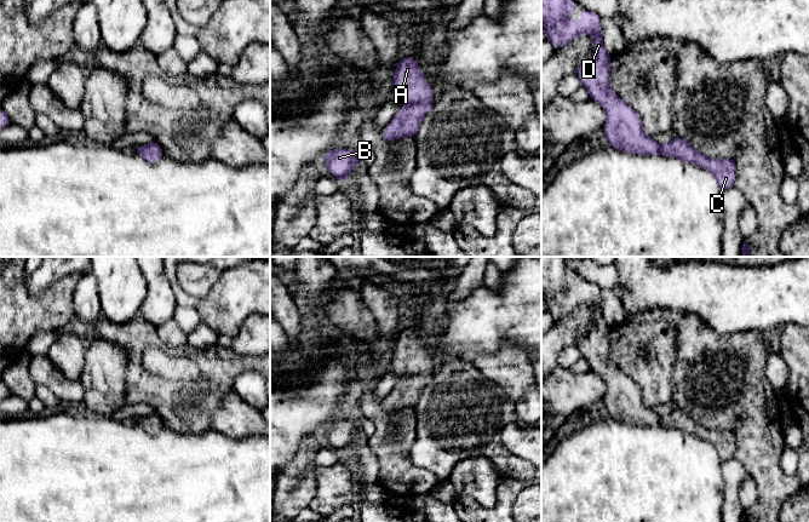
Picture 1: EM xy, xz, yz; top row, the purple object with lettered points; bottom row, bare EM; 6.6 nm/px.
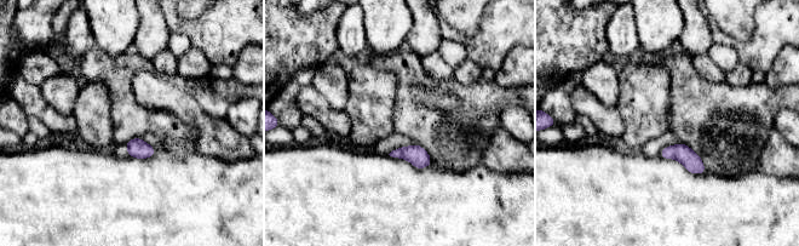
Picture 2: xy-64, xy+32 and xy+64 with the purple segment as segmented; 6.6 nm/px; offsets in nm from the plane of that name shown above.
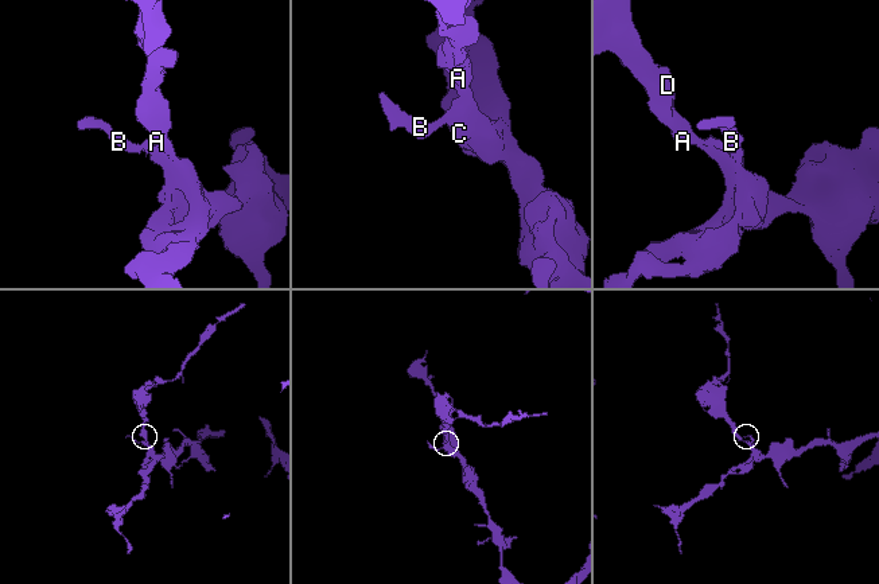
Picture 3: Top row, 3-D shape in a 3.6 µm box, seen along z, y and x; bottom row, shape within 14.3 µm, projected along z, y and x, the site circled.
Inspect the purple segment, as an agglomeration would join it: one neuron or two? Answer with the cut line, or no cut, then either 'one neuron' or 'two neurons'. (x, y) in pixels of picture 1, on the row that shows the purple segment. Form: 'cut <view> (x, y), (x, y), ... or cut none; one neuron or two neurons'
cut none; one neuron

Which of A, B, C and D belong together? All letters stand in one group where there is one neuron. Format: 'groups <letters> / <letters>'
groups A B C D

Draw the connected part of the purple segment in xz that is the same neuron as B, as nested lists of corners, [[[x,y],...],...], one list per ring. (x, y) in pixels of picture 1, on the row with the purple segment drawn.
[[[335,149],[323,156],[329,172],[340,182],[346,182],[355,165],[360,161],[357,150]]]

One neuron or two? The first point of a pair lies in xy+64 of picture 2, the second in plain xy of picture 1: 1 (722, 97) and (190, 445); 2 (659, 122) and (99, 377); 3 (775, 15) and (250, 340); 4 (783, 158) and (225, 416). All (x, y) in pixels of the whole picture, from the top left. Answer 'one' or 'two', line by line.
1: two
2: one
3: two
4: one

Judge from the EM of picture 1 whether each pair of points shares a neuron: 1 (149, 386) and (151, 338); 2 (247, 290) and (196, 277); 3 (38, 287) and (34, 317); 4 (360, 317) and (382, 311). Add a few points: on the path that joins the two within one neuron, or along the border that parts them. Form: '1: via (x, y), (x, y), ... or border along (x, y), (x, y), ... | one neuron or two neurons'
1: via (136, 373), (136, 350), (138, 348) | one neuron
2: border along (227, 269), (206, 296), (190, 296) | two neurons
3: border along (61, 279), (39, 294), (33, 294), (26, 286) | two neurons
4: border along (359, 292), (382, 337) | two neurons

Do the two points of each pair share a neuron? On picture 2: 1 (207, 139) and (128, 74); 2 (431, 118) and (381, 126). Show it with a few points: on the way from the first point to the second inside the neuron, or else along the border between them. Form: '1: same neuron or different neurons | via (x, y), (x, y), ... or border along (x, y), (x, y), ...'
1: different neurons | border along (177, 116), (191, 130), (193, 141)
2: different neurons | border along (396, 106), (394, 130)

